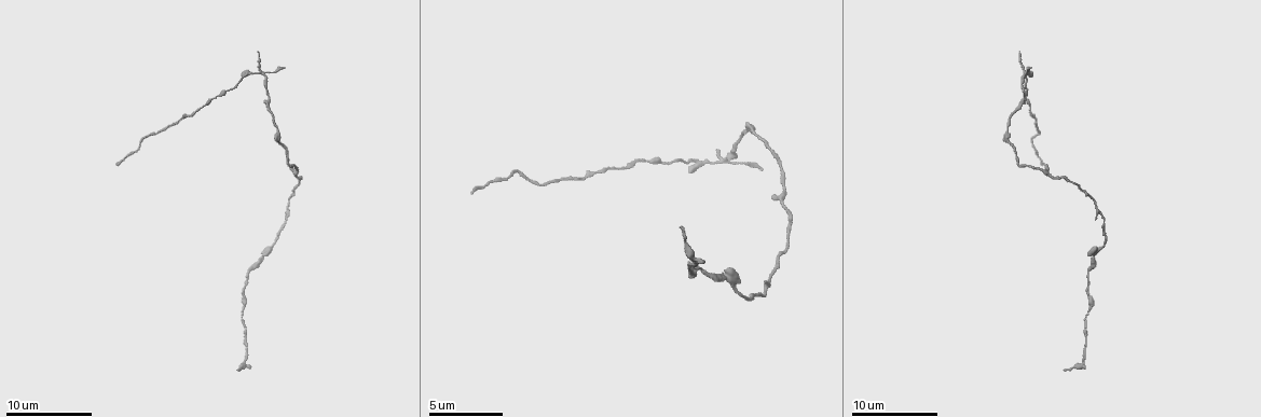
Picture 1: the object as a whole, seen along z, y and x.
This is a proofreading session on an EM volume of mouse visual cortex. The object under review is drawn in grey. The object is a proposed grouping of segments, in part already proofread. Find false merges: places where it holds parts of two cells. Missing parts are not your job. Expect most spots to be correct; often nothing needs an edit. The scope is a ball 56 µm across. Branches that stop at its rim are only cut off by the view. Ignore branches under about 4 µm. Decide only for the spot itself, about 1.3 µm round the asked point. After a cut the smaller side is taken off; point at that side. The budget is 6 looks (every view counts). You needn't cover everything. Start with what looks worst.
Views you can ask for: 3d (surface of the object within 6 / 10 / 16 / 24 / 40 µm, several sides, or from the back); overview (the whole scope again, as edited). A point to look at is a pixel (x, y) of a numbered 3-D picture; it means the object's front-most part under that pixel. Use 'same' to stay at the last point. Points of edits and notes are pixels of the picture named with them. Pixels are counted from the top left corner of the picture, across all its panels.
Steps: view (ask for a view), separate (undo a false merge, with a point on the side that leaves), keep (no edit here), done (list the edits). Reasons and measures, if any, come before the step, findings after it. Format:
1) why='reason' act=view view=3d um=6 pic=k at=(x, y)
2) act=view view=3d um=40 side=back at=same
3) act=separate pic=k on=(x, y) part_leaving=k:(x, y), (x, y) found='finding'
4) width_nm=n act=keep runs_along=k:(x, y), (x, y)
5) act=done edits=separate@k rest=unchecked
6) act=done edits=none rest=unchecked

why='four arms meet' act=view view=3d um=16 pic=1 at=(711, 162)

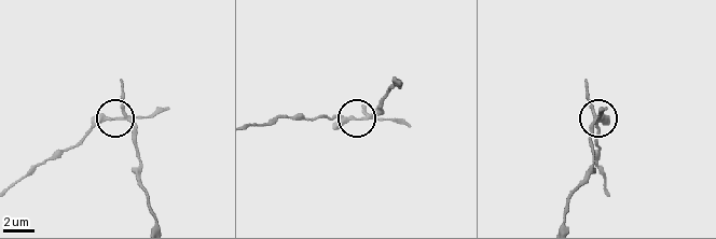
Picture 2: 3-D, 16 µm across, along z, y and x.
act=view view=3d um=16 side=back pic=2 at=(116, 117)

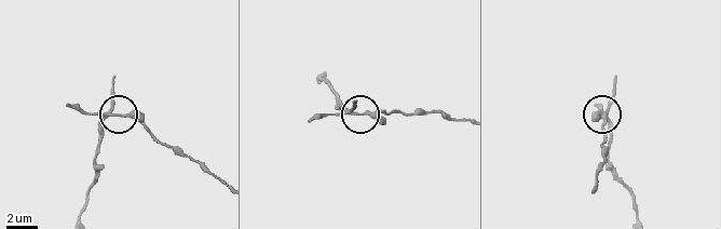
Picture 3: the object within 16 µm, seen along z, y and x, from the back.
width_nm=180 act=separate pic=3 on=(131, 116) part_leaving=3:(349, 111), (363, 115), (440, 111), (460, 119) found='a second cell is stuck on'

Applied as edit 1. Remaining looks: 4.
why='thick turns thin' act=view view=3d um=16 pic=1 at=(1091, 269)

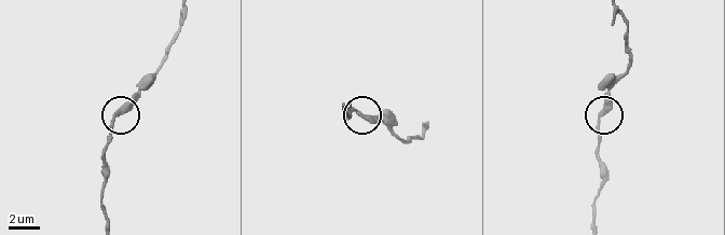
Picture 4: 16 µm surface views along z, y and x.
act=keep runs_along=4:(617, 13), (628, 28), (628, 67), (599, 121), (598, 159) found='continuous, no second cell'

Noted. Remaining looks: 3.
why='narrows sharply' act=view view=3d um=16 pic=1 at=(1071, 183)

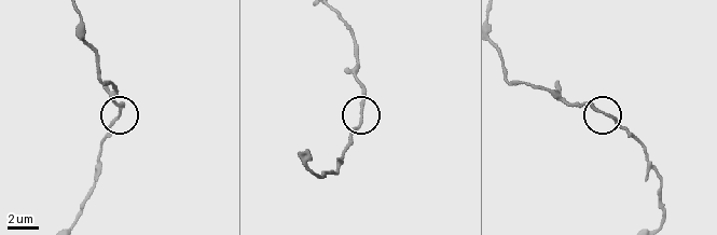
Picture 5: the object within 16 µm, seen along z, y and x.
width_nm=160 act=keep found='all the same cell'

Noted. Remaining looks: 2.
act=done edits=separate@3 rest=unchecked

